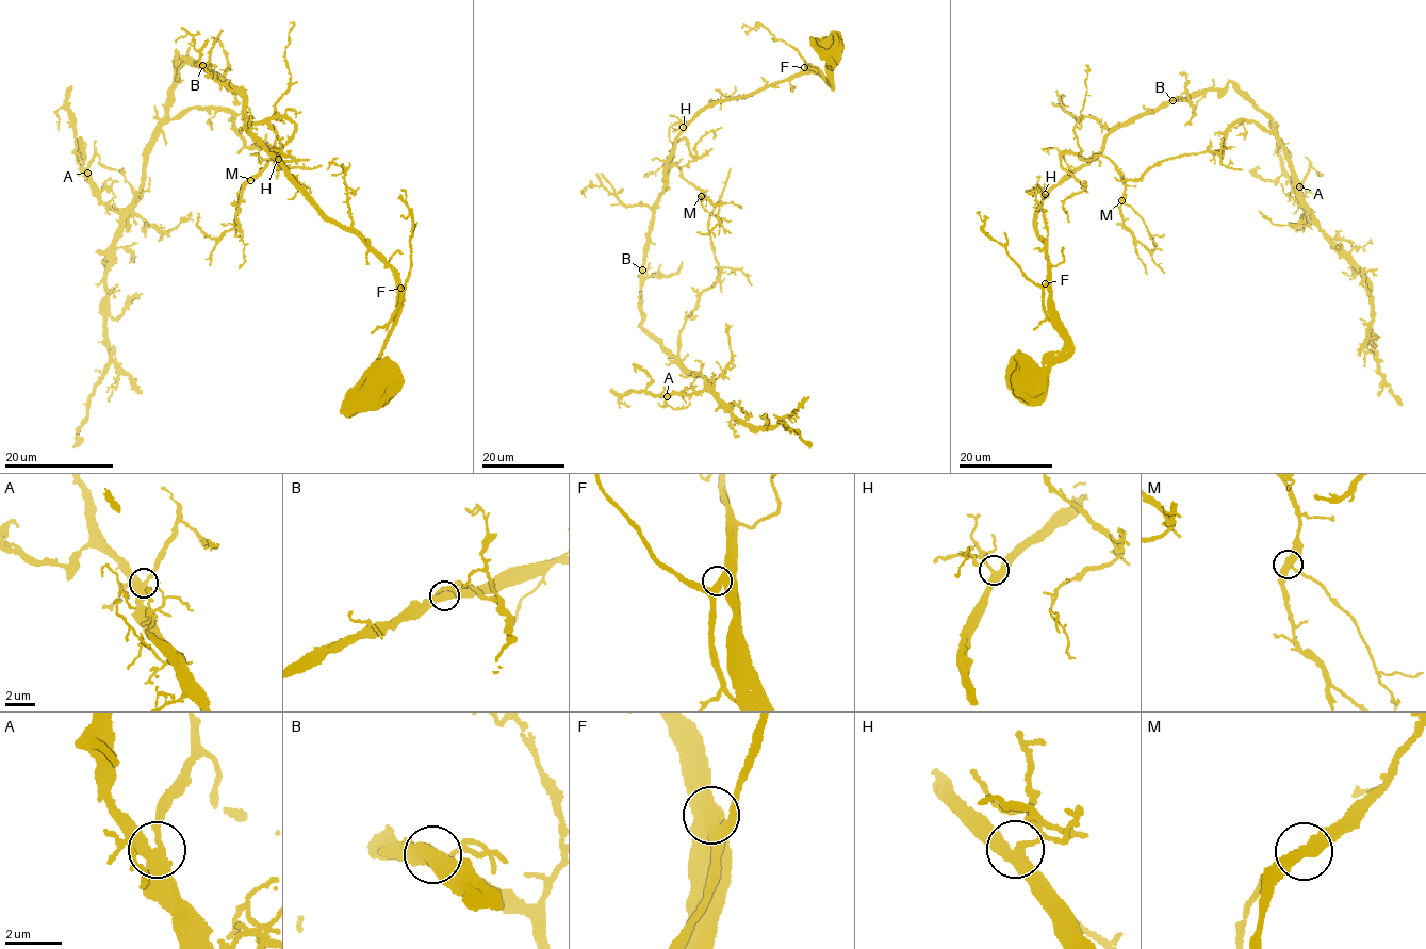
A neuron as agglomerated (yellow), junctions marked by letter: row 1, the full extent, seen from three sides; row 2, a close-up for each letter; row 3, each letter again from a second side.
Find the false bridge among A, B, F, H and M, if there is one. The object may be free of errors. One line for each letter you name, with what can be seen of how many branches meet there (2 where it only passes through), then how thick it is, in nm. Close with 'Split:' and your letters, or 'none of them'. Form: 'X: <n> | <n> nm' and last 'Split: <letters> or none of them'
Split: none of them

